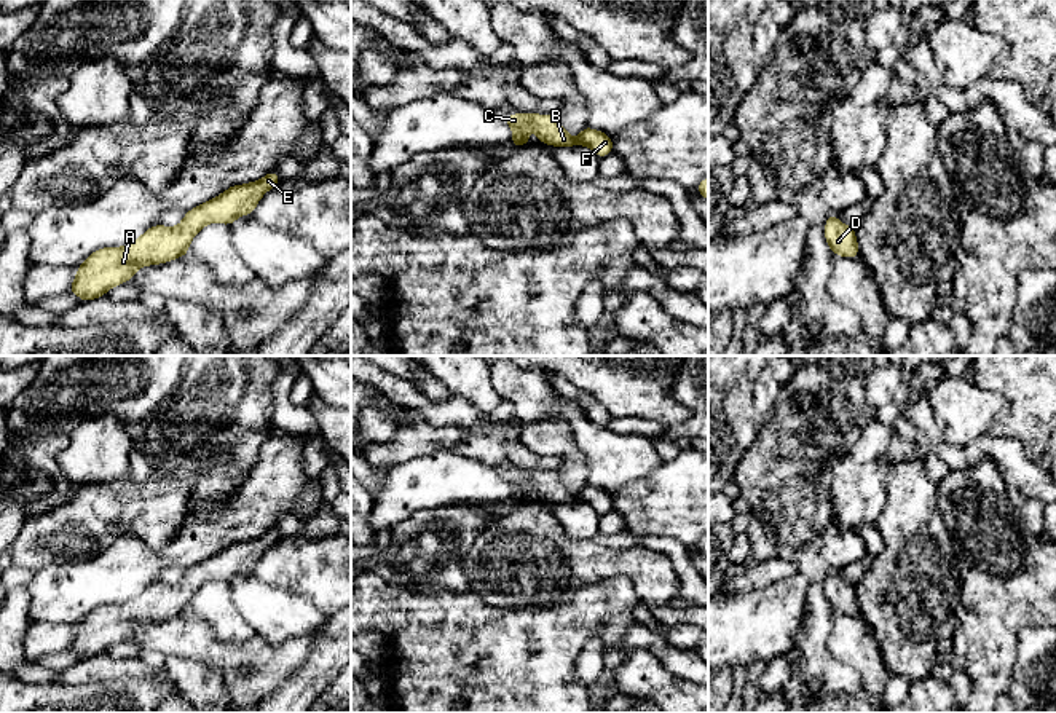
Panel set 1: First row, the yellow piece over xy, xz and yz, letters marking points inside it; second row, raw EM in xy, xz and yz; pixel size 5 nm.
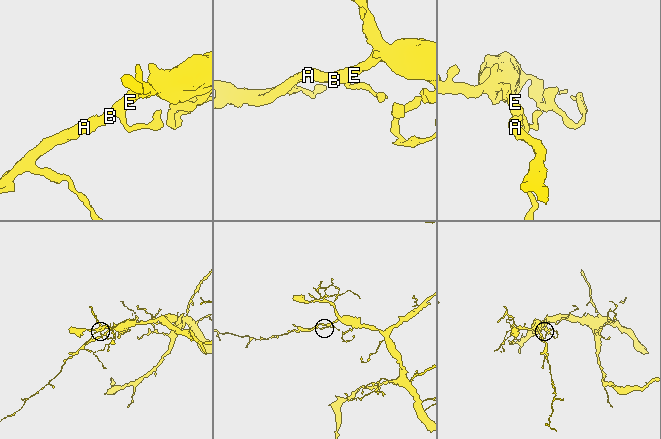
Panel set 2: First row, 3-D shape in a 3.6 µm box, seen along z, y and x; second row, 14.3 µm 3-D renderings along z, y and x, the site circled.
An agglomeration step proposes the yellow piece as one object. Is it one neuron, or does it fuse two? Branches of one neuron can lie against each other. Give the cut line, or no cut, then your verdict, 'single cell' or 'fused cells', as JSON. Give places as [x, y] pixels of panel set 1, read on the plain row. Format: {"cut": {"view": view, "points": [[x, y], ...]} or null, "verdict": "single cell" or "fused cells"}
{"cut": null, "verdict": "single cell"}

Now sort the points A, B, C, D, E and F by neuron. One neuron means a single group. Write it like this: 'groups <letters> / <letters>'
groups A B C D E F

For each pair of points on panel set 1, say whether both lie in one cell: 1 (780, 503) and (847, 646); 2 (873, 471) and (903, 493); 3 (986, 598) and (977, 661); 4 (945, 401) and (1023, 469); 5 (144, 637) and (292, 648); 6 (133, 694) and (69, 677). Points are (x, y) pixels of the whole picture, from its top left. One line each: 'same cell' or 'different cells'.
1: different cells
2: different cells
3: same cell
4: different cells
5: same cell
6: different cells

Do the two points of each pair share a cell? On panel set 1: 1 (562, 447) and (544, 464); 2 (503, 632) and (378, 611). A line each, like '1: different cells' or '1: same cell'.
1: different cells
2: same cell

